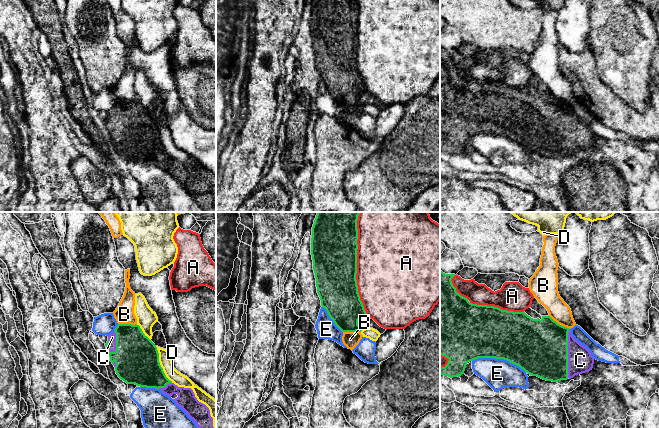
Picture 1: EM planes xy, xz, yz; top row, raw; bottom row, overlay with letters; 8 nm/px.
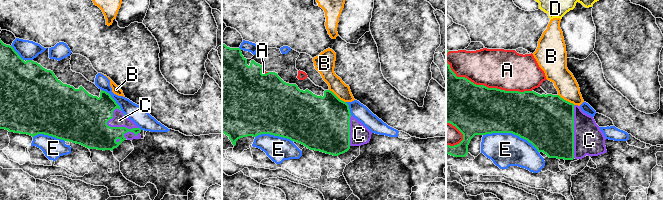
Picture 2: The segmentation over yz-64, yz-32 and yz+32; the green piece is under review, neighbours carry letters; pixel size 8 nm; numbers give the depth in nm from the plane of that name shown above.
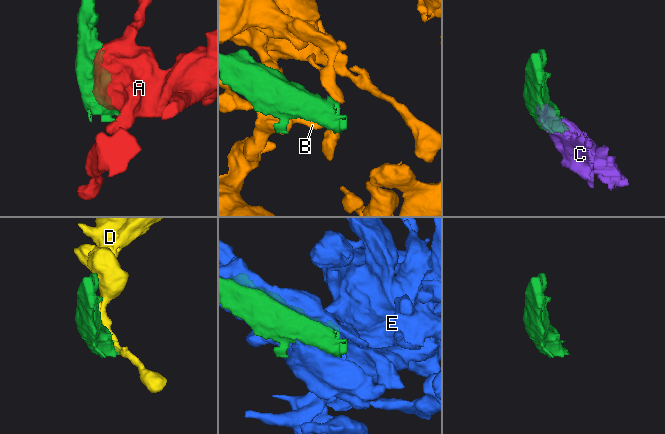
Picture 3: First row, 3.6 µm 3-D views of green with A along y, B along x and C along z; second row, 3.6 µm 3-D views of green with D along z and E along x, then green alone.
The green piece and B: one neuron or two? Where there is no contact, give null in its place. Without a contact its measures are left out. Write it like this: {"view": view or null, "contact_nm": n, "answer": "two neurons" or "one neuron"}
{"view": "yz", "contact_nm": 200, "answer": "two neurons"}

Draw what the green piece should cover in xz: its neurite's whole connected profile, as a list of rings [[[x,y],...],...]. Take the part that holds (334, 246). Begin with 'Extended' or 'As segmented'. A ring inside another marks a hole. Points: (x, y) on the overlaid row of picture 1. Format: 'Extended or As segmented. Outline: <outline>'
As segmented. Outline: [[[317,212],[312,227],[311,255],[321,306],[342,332],[361,332],[358,320],[367,316],[356,280],[360,212]]]

